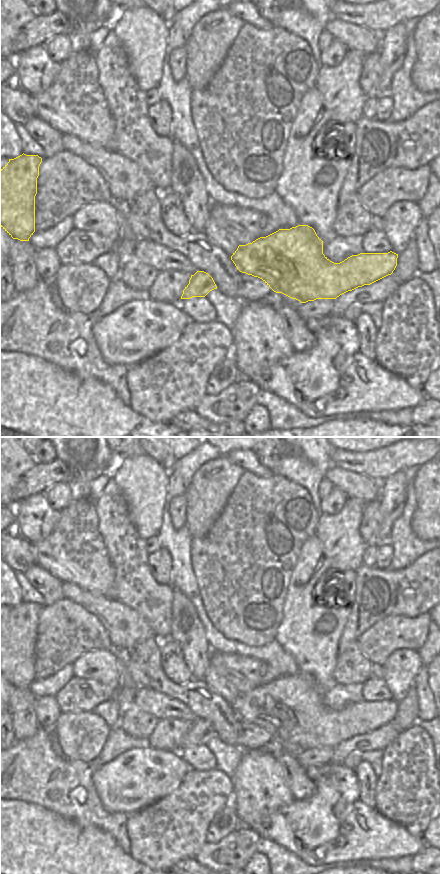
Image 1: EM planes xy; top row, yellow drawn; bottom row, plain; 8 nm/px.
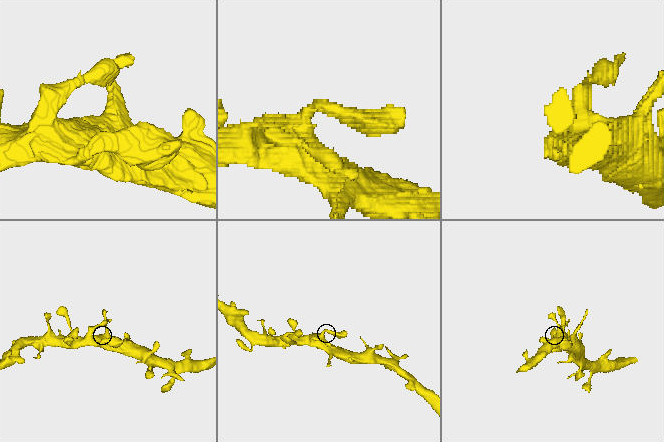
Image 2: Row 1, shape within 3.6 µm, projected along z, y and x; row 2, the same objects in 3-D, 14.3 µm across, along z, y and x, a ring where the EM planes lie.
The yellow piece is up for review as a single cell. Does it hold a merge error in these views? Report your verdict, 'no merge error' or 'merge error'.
no merge error

